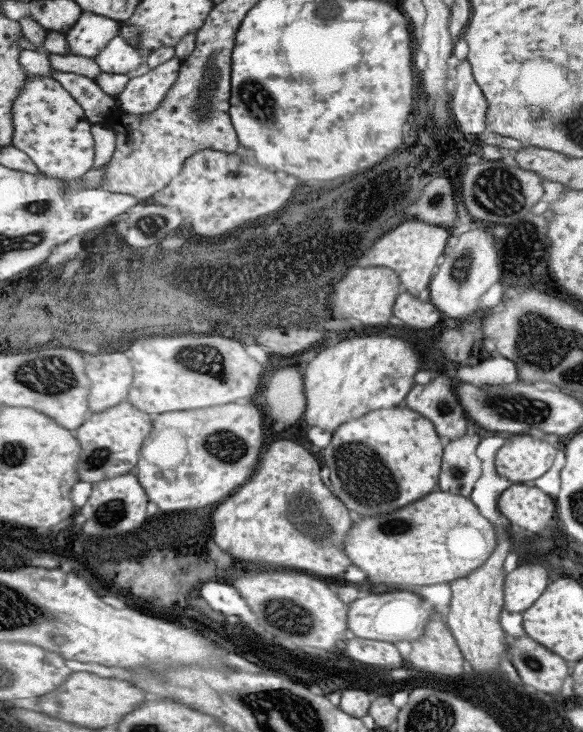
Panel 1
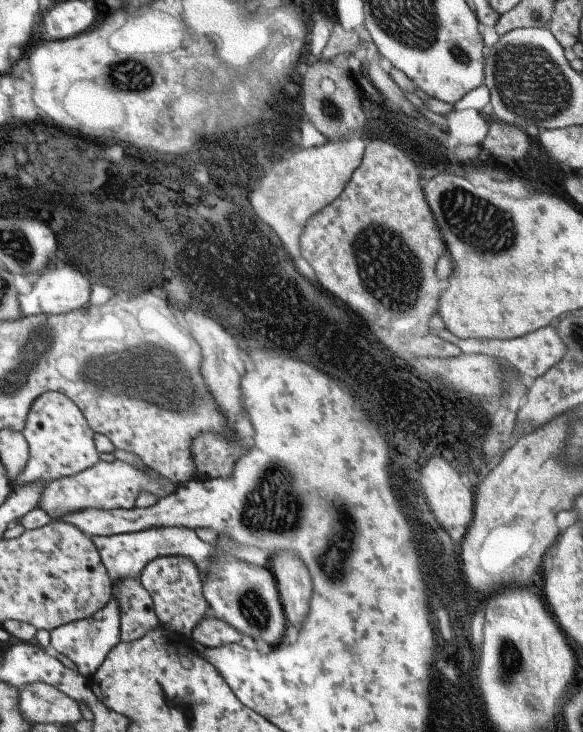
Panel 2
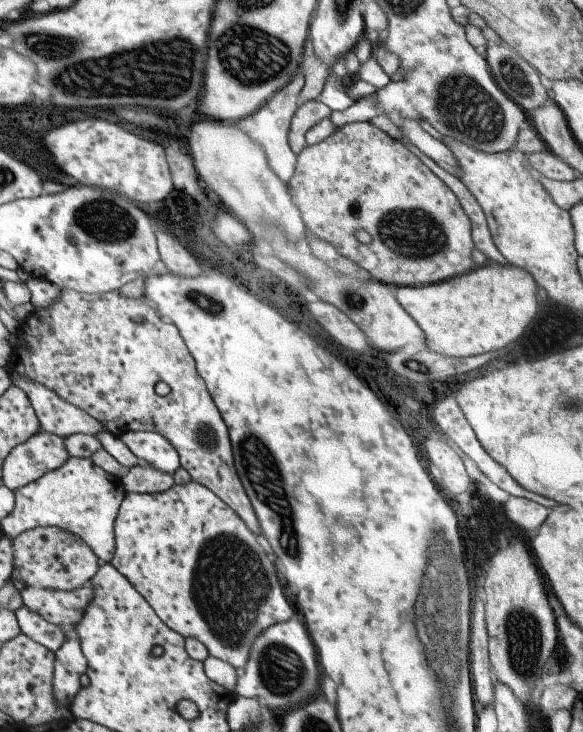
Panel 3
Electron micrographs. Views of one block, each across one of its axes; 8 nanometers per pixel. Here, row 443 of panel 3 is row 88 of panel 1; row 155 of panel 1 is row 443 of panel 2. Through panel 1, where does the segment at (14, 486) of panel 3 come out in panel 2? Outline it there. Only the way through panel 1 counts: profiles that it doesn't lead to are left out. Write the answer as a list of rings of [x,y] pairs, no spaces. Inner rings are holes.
[[[47,391],[33,403],[30,419],[23,436],[29,442],[29,462],[17,478],[18,486],[31,482],[53,482],[79,474],[99,462],[100,452],[95,448],[95,431],[83,411],[72,398],[59,391]]]

